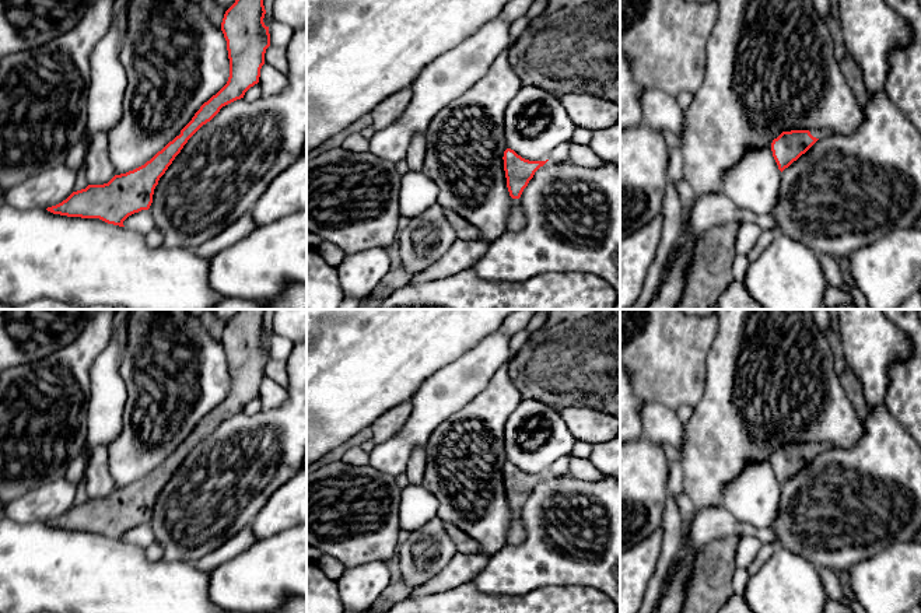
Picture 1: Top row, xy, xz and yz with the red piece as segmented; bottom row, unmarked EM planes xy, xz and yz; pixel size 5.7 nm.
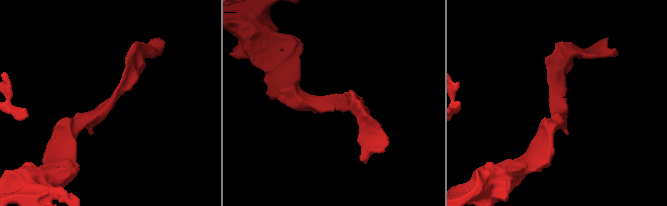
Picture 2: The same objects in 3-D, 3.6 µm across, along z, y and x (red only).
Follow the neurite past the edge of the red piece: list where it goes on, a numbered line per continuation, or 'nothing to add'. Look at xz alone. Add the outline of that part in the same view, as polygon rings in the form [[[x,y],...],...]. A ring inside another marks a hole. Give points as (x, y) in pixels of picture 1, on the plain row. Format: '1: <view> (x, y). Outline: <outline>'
1: xz (515, 535). Outline: [[[511,511],[511,519],[507,532],[507,543],[516,546],[521,544],[525,540],[525,537],[526,537],[526,532],[521,521],[519,512]]]

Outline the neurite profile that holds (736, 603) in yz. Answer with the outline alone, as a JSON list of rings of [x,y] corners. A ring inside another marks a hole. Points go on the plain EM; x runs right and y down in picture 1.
[[[732,595],[718,613],[753,613],[743,596]]]

